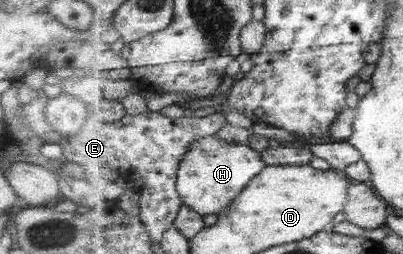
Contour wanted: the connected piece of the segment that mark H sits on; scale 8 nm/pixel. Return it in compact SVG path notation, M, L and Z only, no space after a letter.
M215 135L194 142L179 165L177 190L182 203L198 214L219 214L268 166L260 151L249 144L228 143Z

